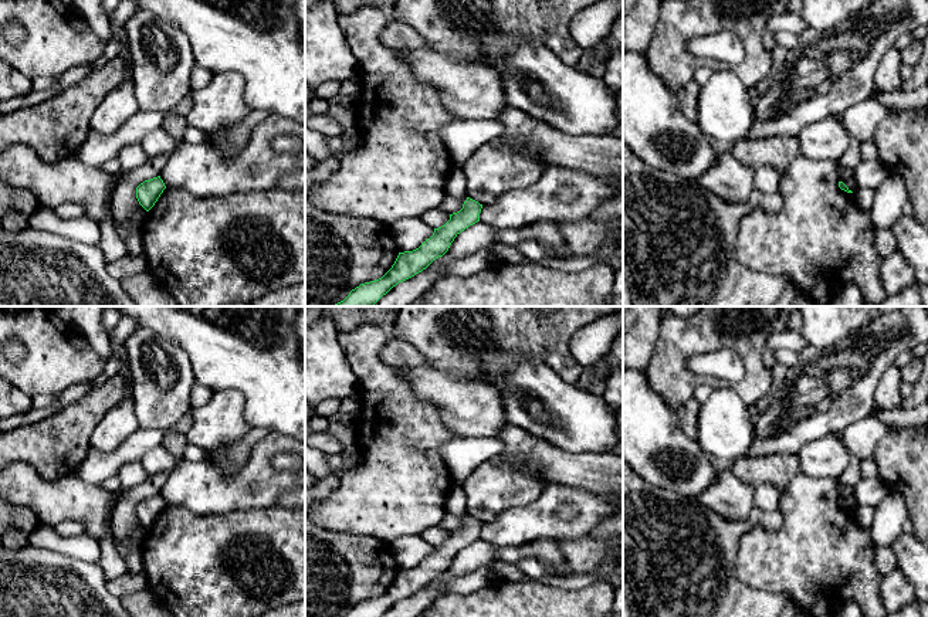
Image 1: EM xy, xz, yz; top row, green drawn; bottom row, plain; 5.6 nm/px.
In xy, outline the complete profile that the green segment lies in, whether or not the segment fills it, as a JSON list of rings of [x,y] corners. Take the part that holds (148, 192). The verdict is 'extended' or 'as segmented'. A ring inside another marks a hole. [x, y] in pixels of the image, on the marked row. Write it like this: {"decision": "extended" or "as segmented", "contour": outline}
{"decision": "as segmented", "contour": [[[160,176],[153,177],[150,180],[145,180],[136,187],[136,199],[139,204],[146,211],[149,211],[155,206],[165,189],[166,186]]]}

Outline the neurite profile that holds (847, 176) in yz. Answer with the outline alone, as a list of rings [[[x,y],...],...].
[[[837,165],[837,173],[839,173],[840,182],[843,182],[849,187],[849,190],[851,190],[854,193],[858,189],[858,186],[856,183],[854,170],[840,167]]]

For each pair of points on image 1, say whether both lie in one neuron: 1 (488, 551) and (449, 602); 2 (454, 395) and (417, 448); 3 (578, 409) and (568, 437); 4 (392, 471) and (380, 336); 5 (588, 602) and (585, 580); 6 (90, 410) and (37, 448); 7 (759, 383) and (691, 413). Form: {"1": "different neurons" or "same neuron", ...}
{"1": "different neurons", "2": "different neurons", "3": "same neuron", "4": "same neuron", "5": "different neurons", "6": "same neuron", "7": "different neurons"}

